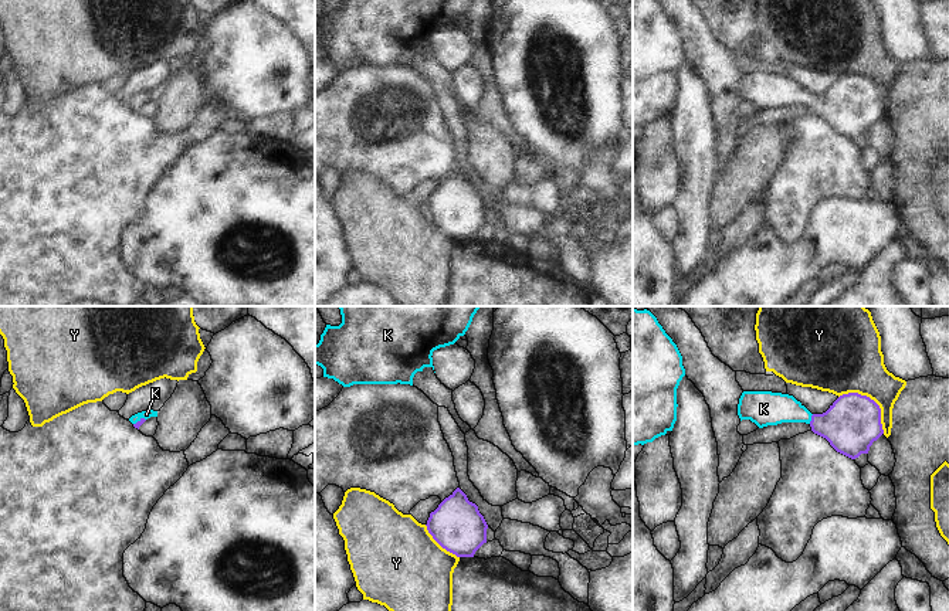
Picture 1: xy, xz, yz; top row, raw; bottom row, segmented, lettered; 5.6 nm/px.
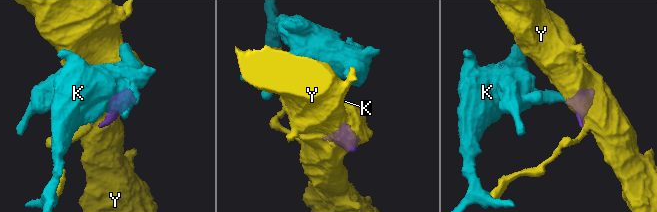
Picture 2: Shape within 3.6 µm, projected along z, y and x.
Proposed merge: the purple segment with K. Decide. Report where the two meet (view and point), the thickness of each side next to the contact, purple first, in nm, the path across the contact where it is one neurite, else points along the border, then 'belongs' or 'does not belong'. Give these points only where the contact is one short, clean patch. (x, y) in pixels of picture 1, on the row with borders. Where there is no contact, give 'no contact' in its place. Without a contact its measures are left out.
contact yz (812, 418); calibres 320 and 190 nm; way yz (853, 423), (819, 423), (812, 418), (786, 408), (769, 408); belongs

